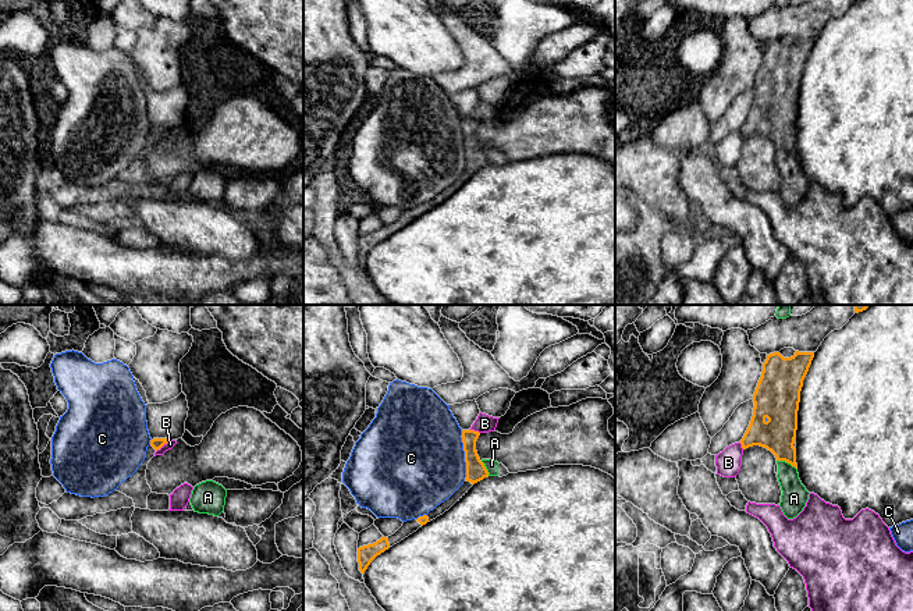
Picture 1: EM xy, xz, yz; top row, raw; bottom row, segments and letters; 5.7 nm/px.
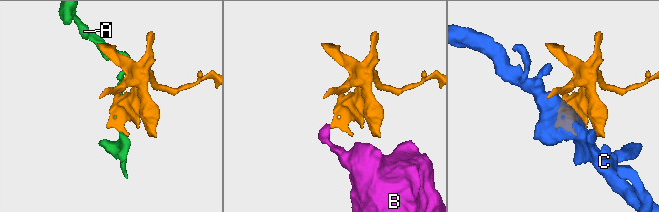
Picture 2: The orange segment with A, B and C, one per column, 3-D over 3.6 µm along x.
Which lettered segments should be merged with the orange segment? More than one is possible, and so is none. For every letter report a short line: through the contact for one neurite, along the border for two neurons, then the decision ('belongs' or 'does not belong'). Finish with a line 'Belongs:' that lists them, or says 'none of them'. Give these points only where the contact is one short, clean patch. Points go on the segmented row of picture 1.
A: does not belong
B: line xy (167, 440), (156, 451); does not belong
C: does not belong
Belongs: none of them

